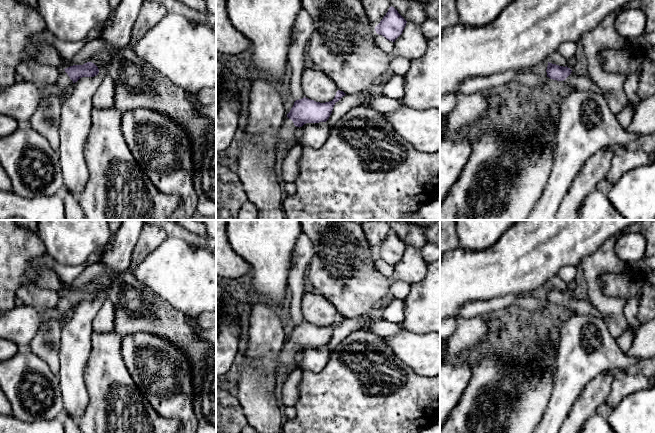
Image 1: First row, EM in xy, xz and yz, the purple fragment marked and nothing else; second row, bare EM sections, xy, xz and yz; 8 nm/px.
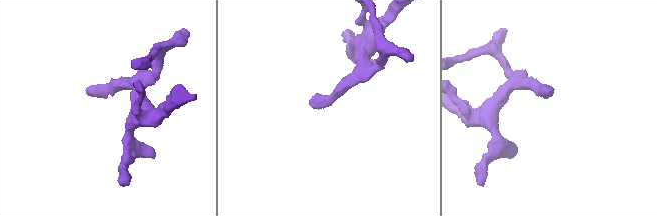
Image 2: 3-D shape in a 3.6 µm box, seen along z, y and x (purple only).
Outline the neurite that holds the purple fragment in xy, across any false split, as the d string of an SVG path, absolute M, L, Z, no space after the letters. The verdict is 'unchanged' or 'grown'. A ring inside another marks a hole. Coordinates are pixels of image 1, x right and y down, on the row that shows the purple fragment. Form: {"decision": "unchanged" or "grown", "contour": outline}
{"decision": "grown", "contour": "M87 62L61 70L57 82L52 86L38 88L29 81L16 81L11 86L0 86L0 114L10 116L18 122L29 121L34 112L49 96L63 96L66 89L82 77L98 75L98 67Z"}

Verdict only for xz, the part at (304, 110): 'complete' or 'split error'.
split error

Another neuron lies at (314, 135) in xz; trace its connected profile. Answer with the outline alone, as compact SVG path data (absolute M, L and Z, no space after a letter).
M327 122L306 123L301 129L302 134L298 143L302 147L319 149L325 144L330 134L330 127Z

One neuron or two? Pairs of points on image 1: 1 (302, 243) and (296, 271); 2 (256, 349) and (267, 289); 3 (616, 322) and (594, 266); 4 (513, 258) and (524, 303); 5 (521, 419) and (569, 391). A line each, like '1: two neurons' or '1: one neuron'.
1: one neuron
2: two neurons
3: one neuron
4: two neurons
5: two neurons

